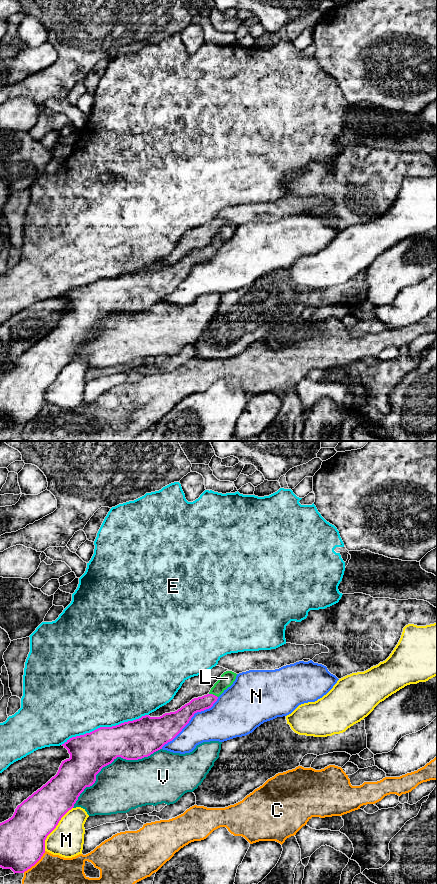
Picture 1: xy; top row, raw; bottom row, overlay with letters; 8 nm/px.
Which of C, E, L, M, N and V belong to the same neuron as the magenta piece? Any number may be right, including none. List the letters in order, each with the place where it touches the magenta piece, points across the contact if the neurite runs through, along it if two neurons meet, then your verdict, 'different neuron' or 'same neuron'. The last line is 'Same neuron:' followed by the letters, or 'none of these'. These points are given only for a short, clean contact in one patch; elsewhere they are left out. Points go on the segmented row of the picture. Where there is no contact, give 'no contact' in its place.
C: meets magenta in xy at (35, 863); different neuron
E: meets magenta in xy at (104, 727); different neuron
L: meets magenta in xy at (212, 694); runs through xy (199, 704), (203, 703), (212, 694), (227, 678); same neuron
M: meets magenta in xy at (54, 828); different neuron
N: meets magenta in xy at (190, 719); different neuron
V: meets magenta in xy at (110, 763); different neuron
Same neuron: L

